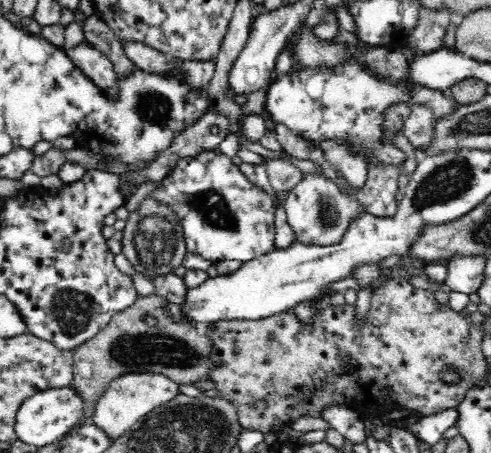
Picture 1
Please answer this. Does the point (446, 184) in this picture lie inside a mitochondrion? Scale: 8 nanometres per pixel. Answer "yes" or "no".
yes

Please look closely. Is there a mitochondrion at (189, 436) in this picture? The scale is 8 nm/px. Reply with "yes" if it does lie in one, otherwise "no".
yes

